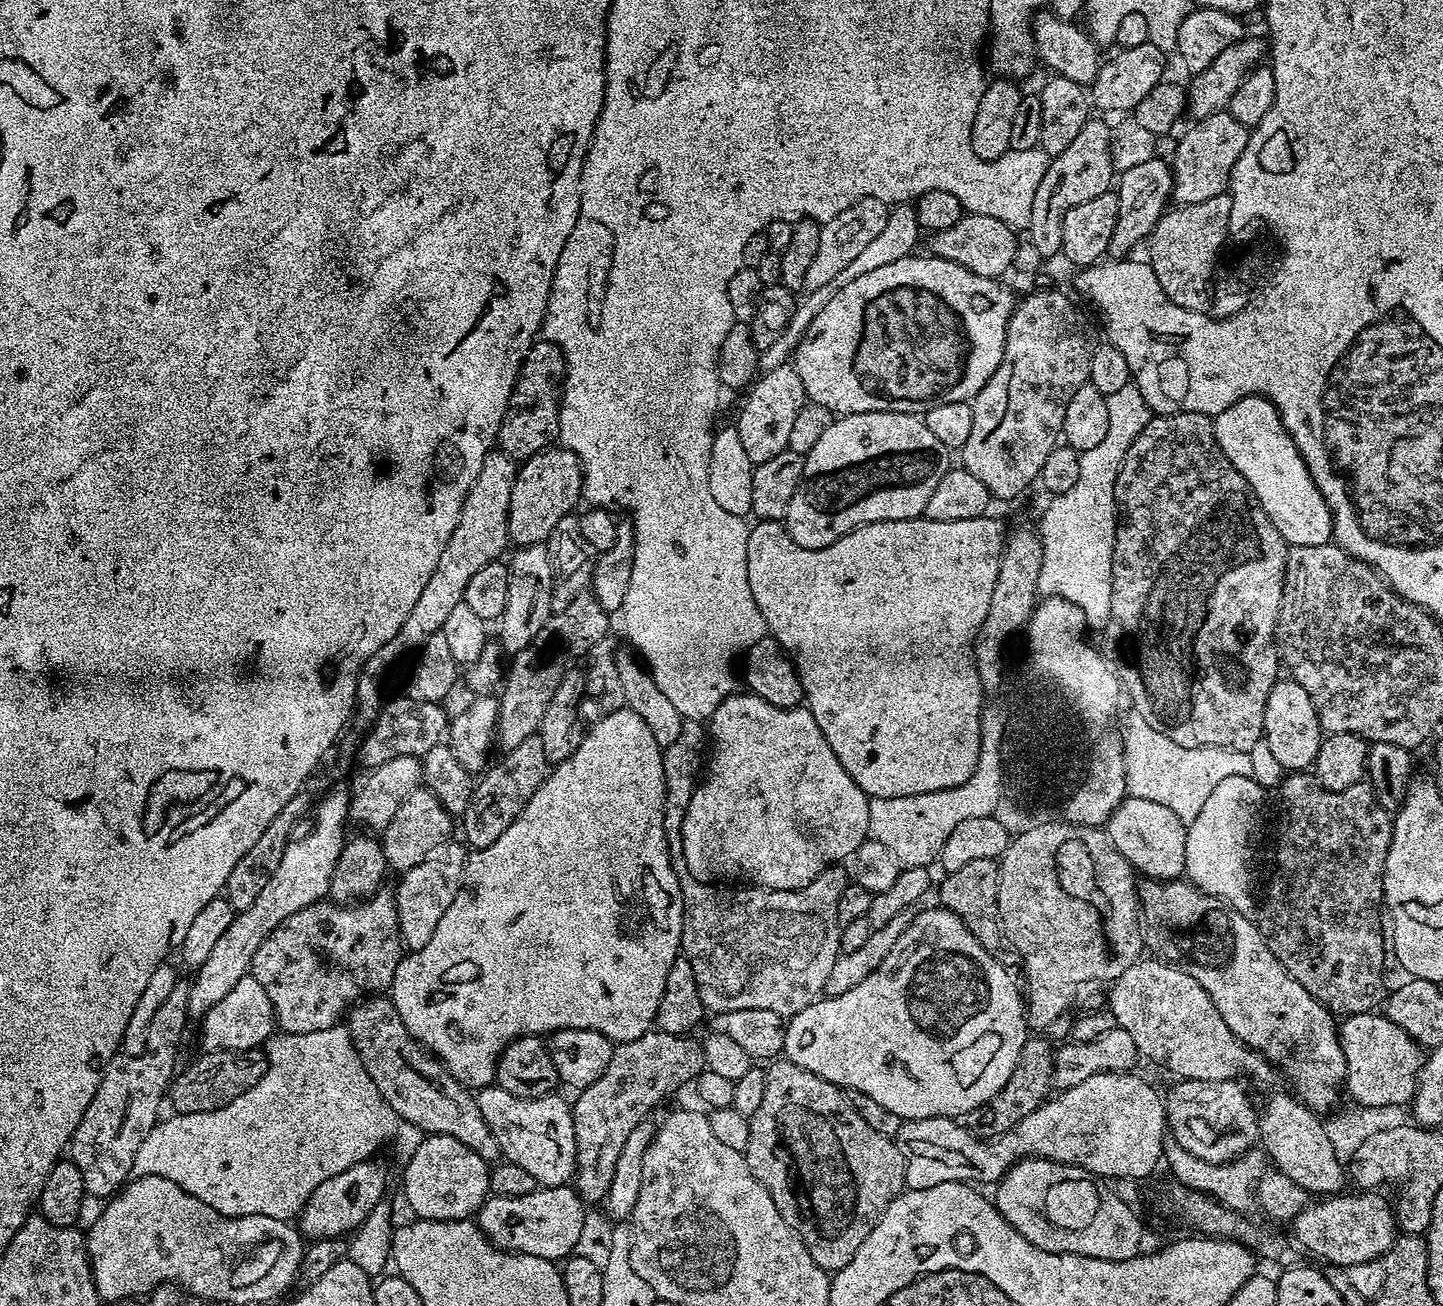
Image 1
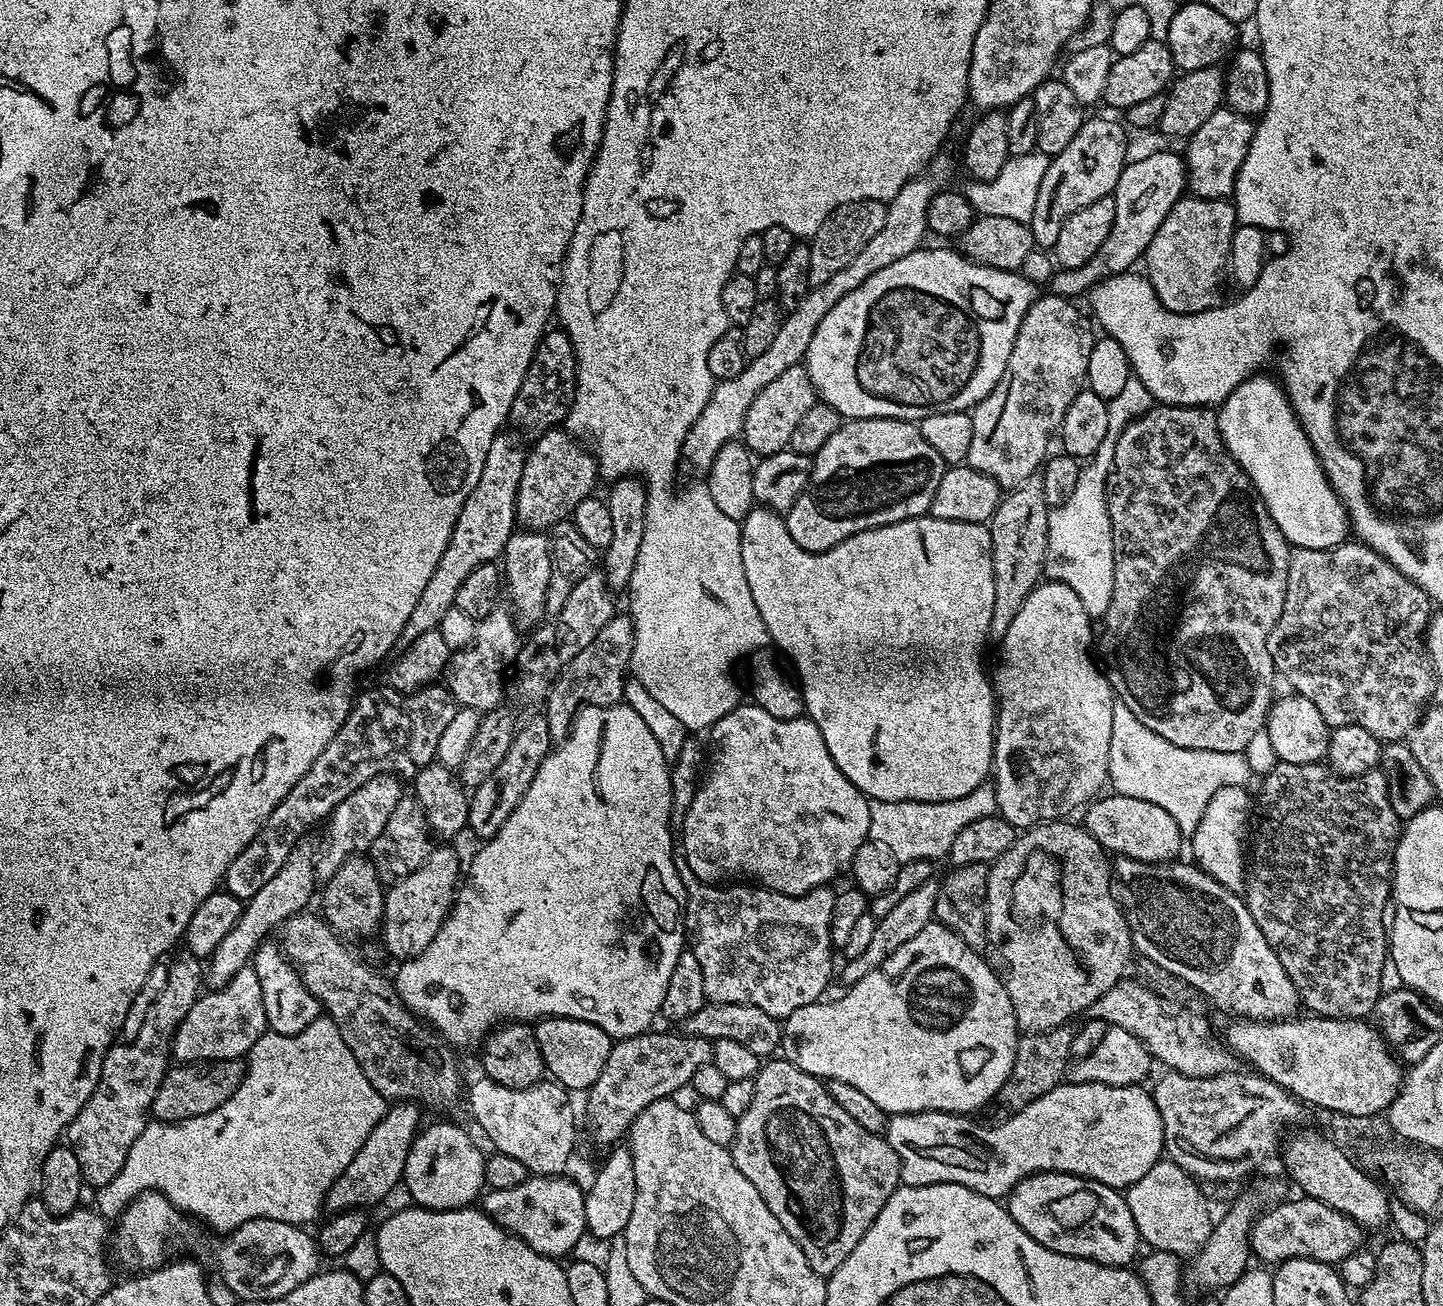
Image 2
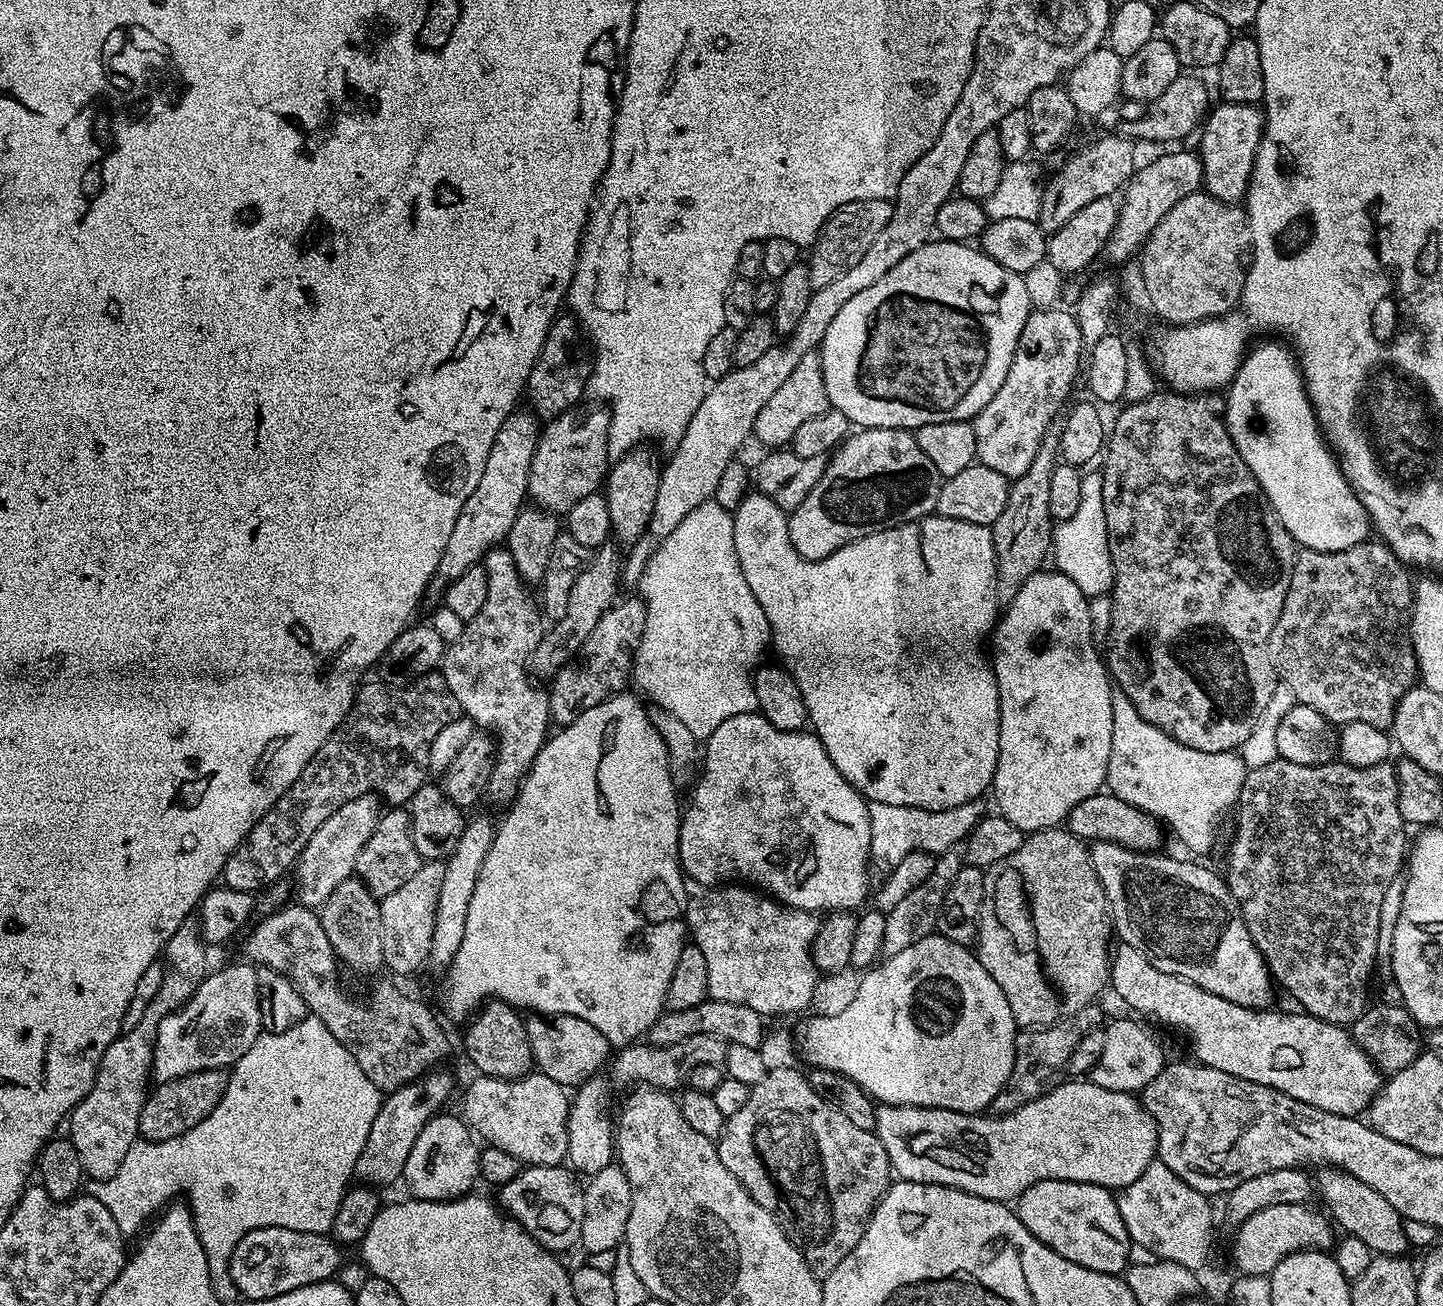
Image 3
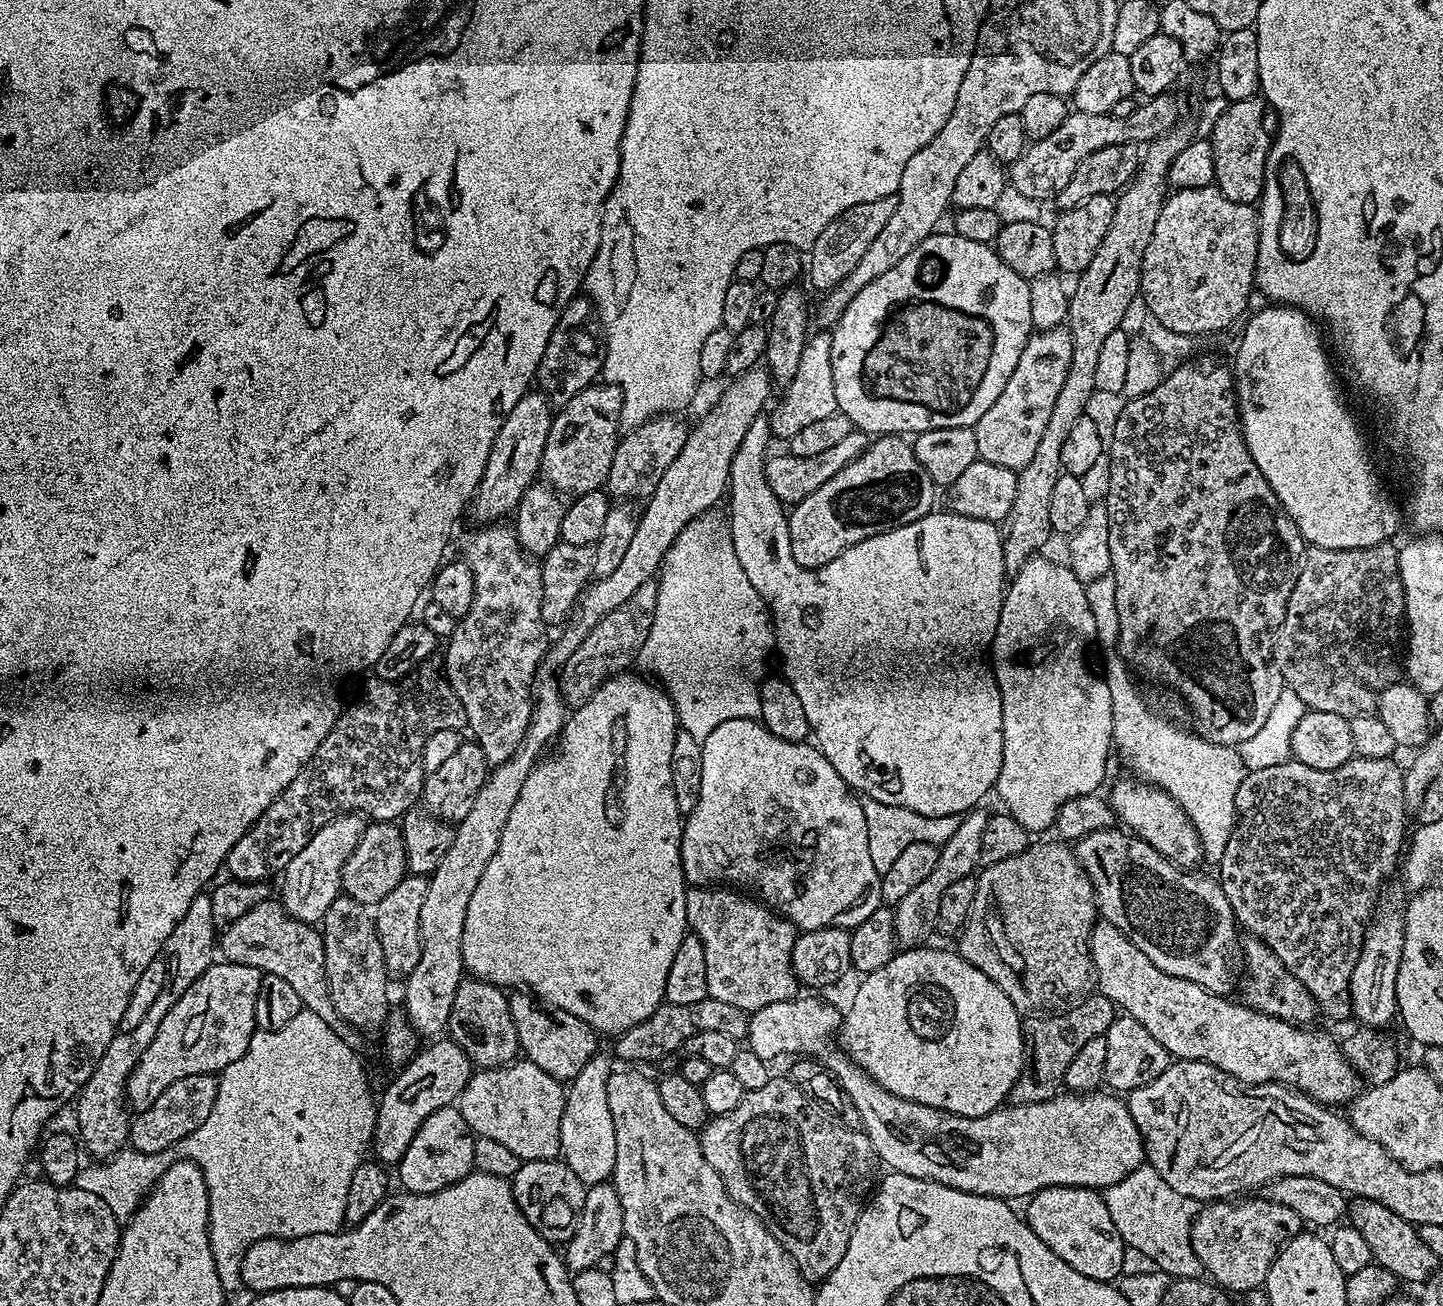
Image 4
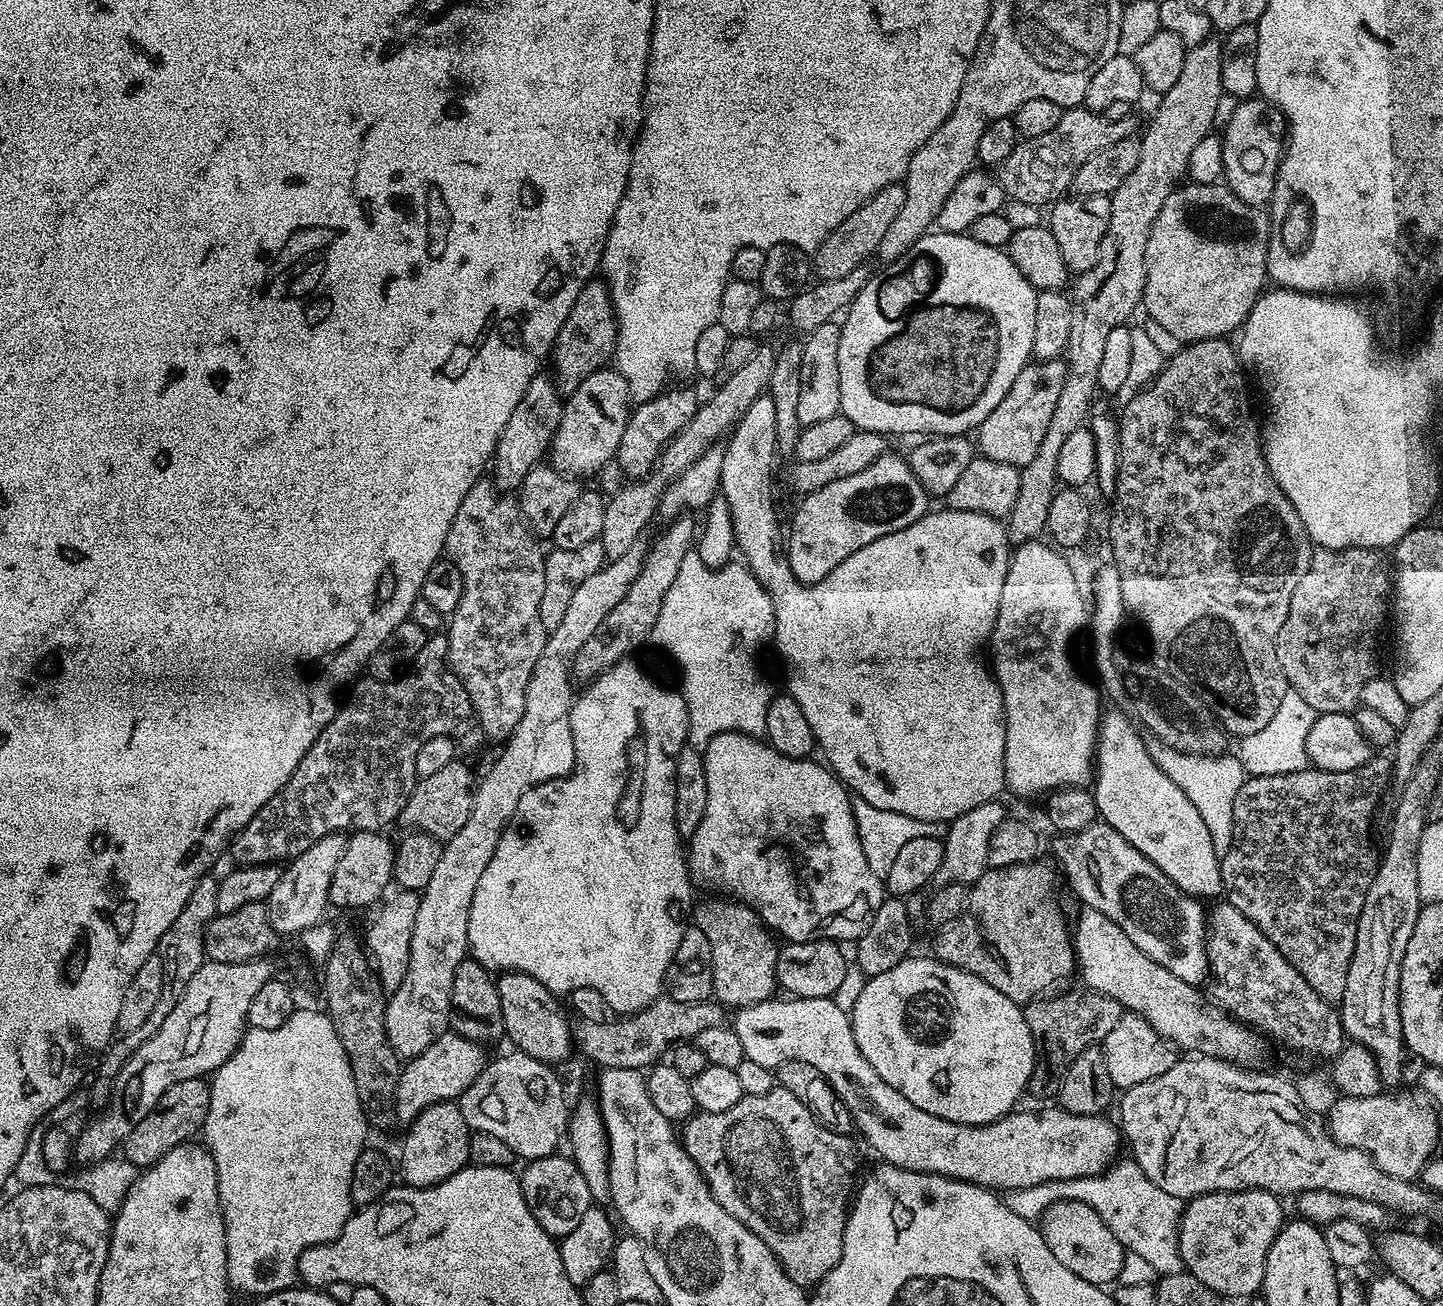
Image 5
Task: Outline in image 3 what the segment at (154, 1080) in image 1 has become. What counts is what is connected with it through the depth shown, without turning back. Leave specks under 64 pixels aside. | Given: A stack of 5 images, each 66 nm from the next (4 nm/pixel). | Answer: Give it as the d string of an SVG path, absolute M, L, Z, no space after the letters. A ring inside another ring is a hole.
M192 918L184 920L163 950L166 963L158 994L150 998L150 1006L146 1006L138 1026L110 1042L106 1054L102 1054L94 1086L84 1095L80 1105L72 1109L66 1124L67 1135L74 1150L78 1150L84 1175L89 1181L105 1180L116 1173L118 1166L122 1166L122 1158L126 1158L126 1150L130 1150L140 1136L140 1115L150 1091L152 1048L158 1038L158 1026L162 1026L162 1018L177 1012L190 999L208 975L210 965L207 951L209 949L200 936L199 923Z

